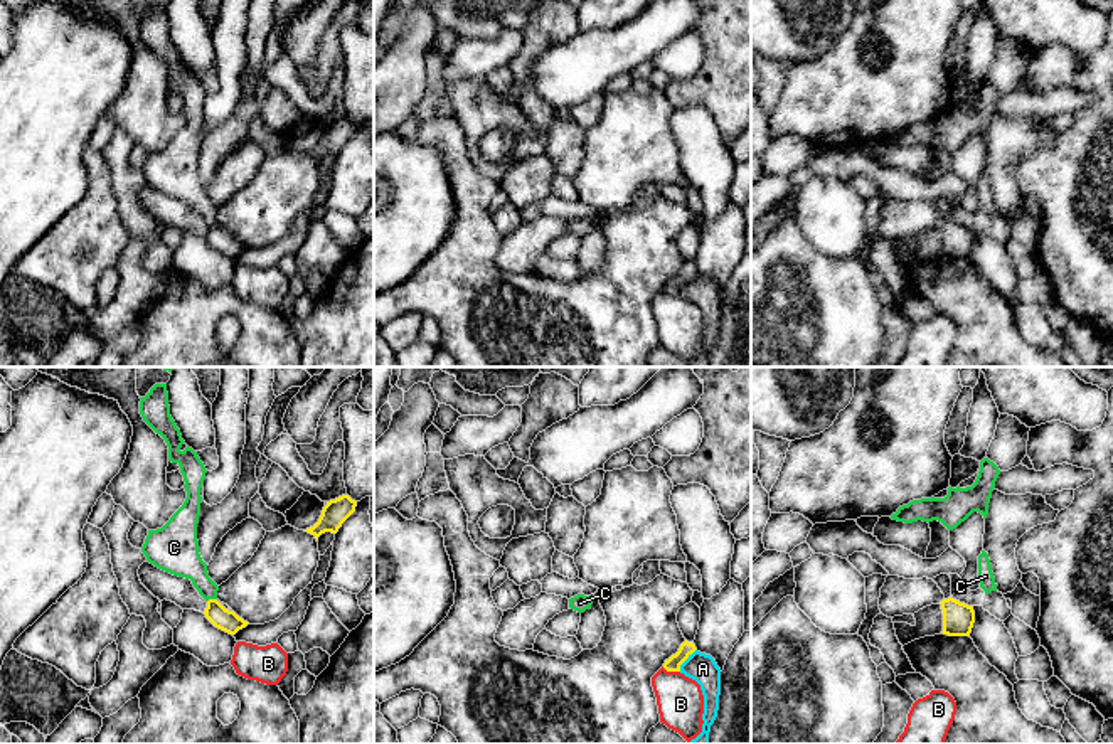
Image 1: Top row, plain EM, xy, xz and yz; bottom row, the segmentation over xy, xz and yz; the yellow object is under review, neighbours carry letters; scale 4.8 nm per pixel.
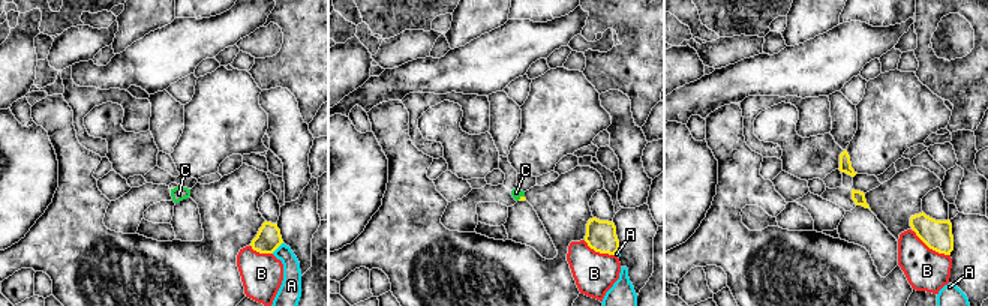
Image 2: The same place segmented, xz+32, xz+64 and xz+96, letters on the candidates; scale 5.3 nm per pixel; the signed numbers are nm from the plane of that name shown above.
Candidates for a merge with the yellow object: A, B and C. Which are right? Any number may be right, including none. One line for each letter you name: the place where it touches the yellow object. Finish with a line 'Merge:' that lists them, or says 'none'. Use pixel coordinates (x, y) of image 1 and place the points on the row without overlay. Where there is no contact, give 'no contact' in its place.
C: contact xy (211, 223)
Merge: C

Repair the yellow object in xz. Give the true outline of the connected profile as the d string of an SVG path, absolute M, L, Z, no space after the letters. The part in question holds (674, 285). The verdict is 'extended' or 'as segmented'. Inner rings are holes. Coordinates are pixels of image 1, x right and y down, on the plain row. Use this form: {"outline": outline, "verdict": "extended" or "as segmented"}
{"outline": "M687 263L680 268L679 274L665 283L663 291L667 295L680 295L680 288L695 274L695 268Z", "verdict": "as segmented"}

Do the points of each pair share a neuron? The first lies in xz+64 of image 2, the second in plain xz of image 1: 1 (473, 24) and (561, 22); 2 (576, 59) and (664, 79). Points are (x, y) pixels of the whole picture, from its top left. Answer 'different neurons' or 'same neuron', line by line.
1: same neuron
2: same neuron

